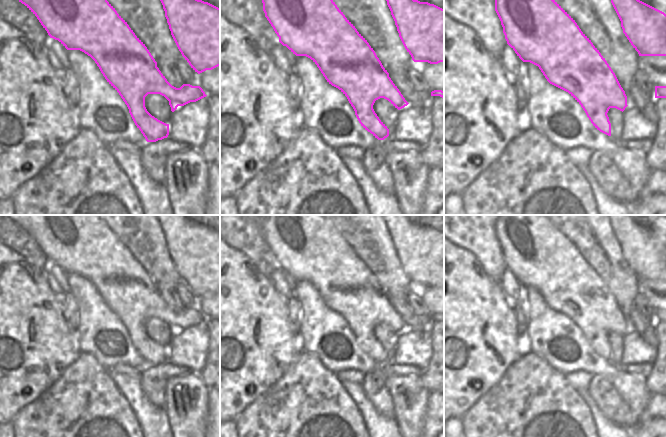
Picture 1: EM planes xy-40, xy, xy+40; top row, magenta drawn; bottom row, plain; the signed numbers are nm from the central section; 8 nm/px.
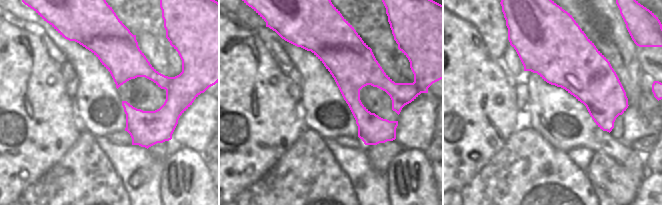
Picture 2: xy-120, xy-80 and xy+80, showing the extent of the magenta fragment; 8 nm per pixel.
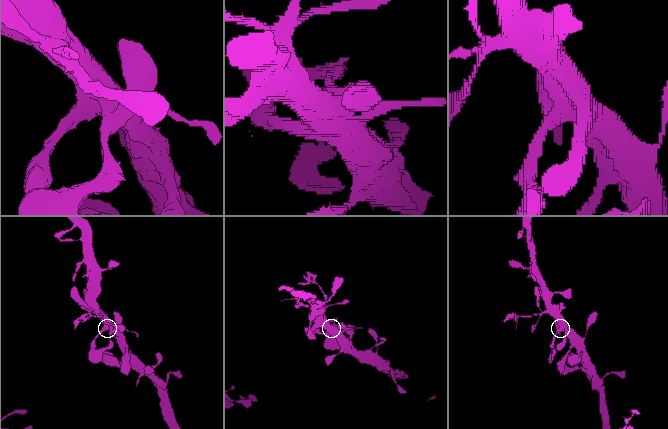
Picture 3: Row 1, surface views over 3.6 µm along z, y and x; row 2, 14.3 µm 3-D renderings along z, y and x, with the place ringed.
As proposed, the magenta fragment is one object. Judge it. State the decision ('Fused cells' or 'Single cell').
Single cell

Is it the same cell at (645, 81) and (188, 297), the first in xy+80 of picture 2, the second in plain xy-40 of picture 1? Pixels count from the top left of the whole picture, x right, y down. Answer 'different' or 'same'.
same

